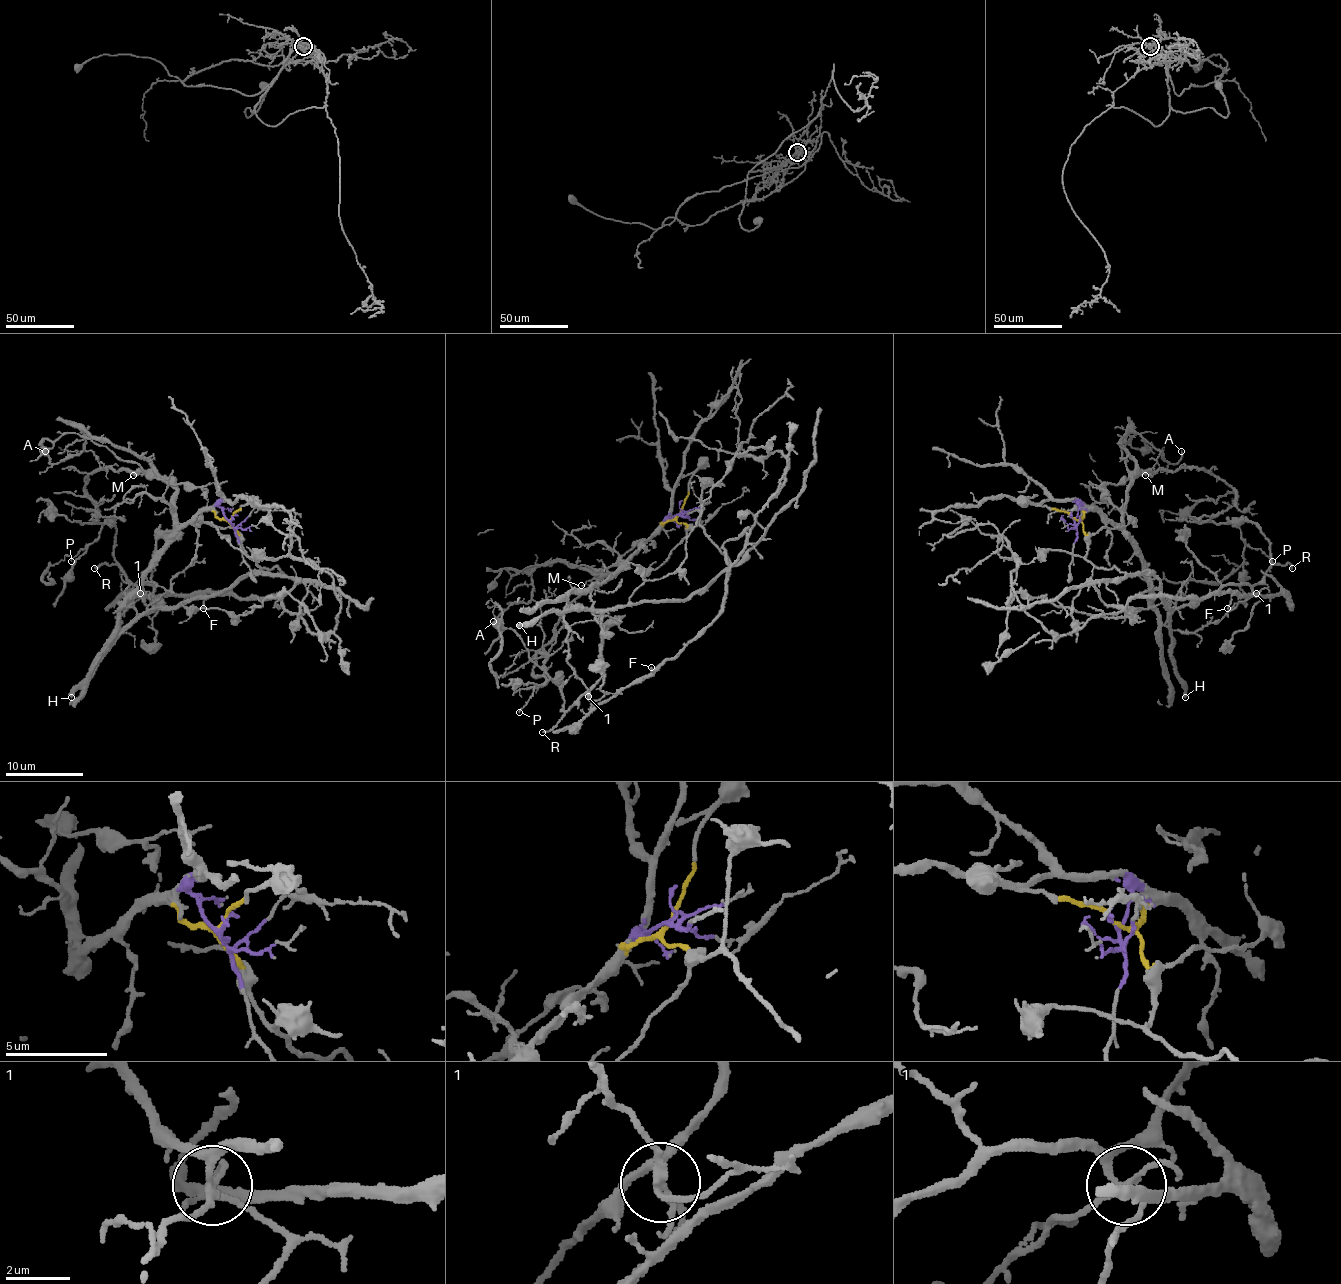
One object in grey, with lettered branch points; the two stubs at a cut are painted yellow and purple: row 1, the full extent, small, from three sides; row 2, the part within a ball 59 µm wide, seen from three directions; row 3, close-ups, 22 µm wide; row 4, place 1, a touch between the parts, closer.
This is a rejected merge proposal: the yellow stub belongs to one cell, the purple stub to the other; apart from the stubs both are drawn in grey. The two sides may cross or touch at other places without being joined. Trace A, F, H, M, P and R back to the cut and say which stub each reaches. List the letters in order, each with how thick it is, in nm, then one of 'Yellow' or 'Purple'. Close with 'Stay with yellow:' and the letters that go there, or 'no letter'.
A: Thickness 200 nm. Purple
F: Thickness 130 nm. Yellow
H: Thickness 360 nm. Yellow
M: Thickness 130 nm. Purple
P: Thickness 110 nm. Yellow
R: Thickness 200 nm. Yellow
Stay with yellow: F, H, P, R

